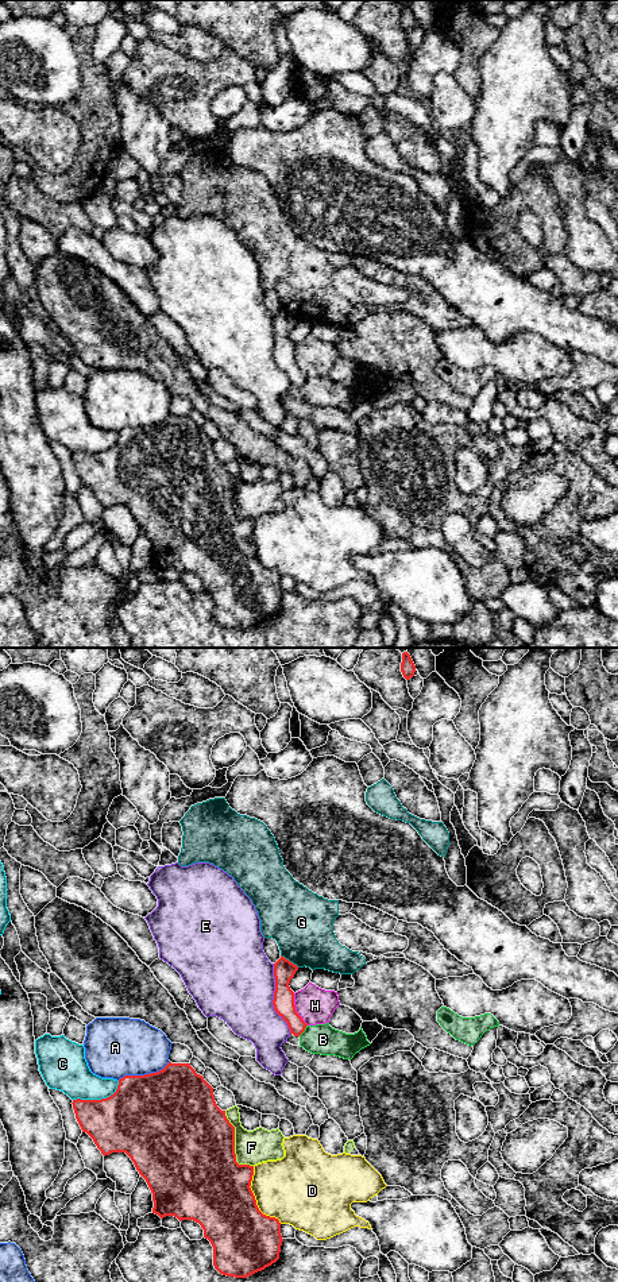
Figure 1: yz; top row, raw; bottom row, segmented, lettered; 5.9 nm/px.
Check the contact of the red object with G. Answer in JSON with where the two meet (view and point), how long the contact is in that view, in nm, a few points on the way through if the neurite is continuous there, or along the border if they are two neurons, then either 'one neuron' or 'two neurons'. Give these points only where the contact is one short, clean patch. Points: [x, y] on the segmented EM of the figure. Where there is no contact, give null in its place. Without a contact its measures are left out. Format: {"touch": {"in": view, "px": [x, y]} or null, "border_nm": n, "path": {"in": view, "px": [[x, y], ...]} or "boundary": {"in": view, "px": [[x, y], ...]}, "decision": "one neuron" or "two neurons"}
{"touch": {"in": "yz", "px": [289, 961]}, "border_nm": 130, "boundary": {"in": "yz", "px": [[281, 954], [298, 966]]}, "decision": "two neurons"}

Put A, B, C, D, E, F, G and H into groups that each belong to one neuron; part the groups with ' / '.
A / B / C / D / E / F / G / H

